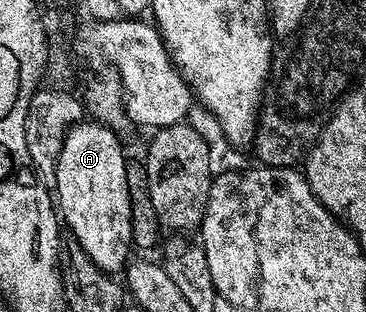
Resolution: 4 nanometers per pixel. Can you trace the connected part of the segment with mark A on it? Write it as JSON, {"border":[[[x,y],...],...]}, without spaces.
{"border":[[[83,120],[66,133],[64,144],[56,164],[56,206],[60,211],[61,221],[69,233],[78,241],[80,248],[106,274],[117,275],[127,265],[132,251],[132,208],[128,200],[128,176],[126,163],[128,155],[122,151],[122,142],[111,127],[97,120]]]}

